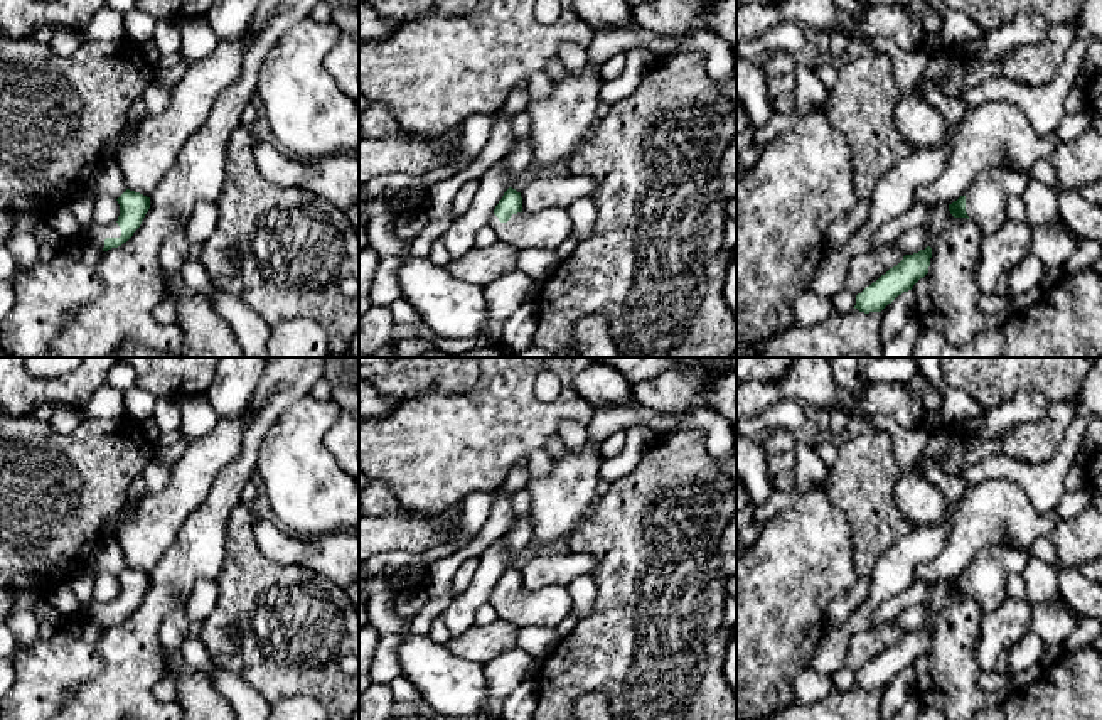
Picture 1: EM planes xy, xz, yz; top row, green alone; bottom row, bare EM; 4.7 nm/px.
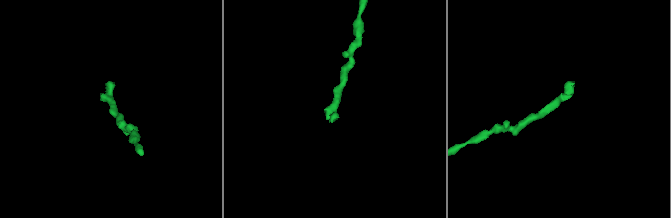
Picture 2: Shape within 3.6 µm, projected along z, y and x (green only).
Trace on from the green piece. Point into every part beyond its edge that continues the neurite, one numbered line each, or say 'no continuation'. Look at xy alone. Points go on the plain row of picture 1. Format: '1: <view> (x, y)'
1: xy (96, 612)

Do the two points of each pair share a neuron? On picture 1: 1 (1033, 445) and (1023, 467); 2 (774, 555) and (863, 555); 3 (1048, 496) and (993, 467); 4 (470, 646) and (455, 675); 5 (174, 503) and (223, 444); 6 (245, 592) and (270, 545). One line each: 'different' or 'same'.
1: different
2: different
3: same
4: different
5: same
6: different

